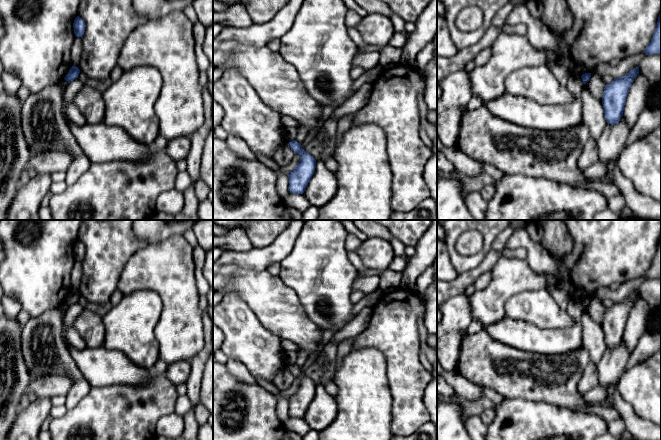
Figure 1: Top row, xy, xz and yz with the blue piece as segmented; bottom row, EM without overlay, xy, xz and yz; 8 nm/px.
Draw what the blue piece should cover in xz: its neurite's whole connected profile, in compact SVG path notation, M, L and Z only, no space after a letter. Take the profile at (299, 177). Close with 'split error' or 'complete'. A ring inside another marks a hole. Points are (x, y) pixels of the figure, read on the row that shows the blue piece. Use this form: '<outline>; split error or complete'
M293 140L288 143L295 154L300 154L298 165L288 174L289 191L293 194L303 194L316 168L316 160L301 144Z; complete

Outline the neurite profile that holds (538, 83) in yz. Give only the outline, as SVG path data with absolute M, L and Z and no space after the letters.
M546 65L524 67L505 80L507 94L524 96L540 104L559 105L573 101L567 86L560 85Z

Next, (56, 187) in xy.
M53 182L50 186L51 194L61 194L68 187L66 182Z

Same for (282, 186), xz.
M254 152L254 154L263 165L267 166L278 175L276 190L282 199L287 197L290 193L288 174L286 174L272 158L266 157L265 155L258 152Z

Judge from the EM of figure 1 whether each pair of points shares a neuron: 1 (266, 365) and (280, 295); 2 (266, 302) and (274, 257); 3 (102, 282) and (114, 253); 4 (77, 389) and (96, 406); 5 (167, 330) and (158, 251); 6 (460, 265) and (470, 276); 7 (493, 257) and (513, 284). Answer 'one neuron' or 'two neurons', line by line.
1: two neurons
2: two neurons
3: one neuron
4: two neurons
5: one neuron
6: two neurons
7: two neurons

